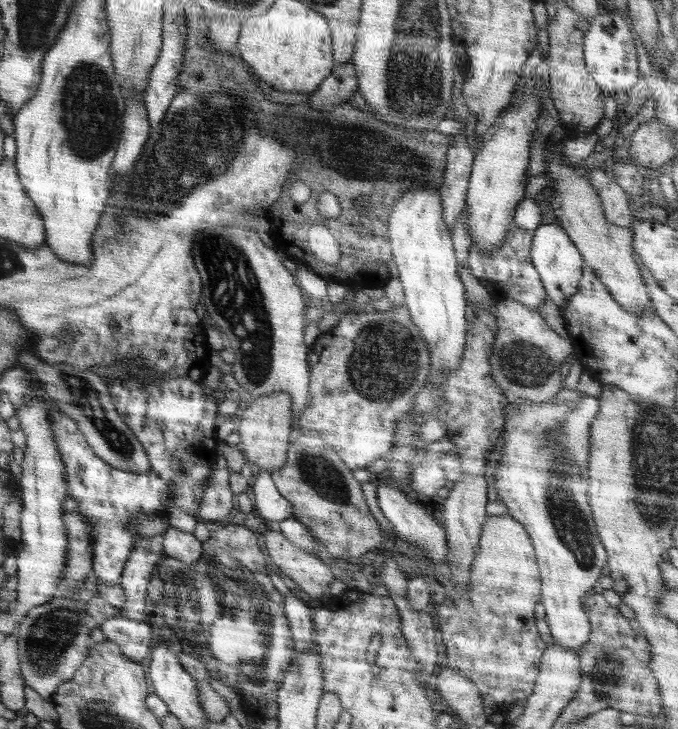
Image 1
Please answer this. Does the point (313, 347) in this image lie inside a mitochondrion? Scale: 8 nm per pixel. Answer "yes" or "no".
no

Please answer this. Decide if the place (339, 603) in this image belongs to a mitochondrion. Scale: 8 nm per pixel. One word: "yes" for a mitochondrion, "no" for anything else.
no

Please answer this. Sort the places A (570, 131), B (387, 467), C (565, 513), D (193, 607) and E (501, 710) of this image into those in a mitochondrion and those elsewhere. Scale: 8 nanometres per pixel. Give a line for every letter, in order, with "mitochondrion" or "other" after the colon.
A: other
B: other
C: mitochondrion
D: mitochondrion
E: other

